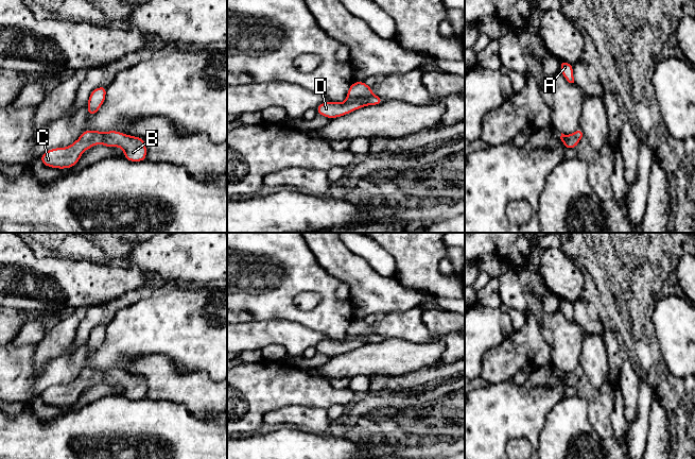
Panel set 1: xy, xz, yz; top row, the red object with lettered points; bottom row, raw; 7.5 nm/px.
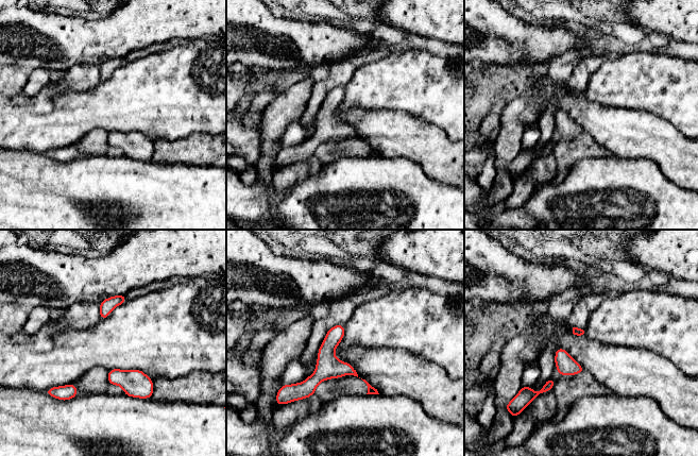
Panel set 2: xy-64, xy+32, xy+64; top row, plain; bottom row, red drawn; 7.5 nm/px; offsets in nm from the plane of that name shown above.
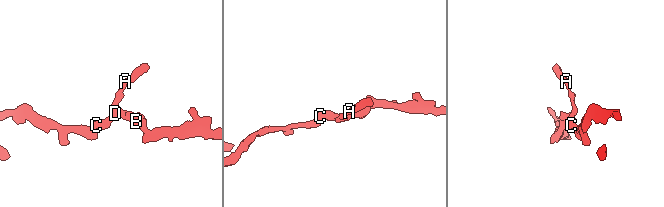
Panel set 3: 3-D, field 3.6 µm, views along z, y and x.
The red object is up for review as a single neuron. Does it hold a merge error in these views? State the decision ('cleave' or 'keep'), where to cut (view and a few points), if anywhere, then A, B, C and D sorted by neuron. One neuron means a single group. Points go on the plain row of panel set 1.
keep; cut none; groups A B C D

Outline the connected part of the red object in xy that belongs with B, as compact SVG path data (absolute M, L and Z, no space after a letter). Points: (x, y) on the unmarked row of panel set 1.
M92 368L84 369L80 376L69 385L48 388L39 396L47 405L72 406L80 400L84 389L98 381L102 381L106 386L120 385L124 389L124 396L129 400L146 398L144 377L118 369L99 370Z

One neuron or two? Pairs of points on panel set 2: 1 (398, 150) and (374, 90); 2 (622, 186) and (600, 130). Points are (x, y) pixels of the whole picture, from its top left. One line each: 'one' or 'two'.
1: two
2: two

